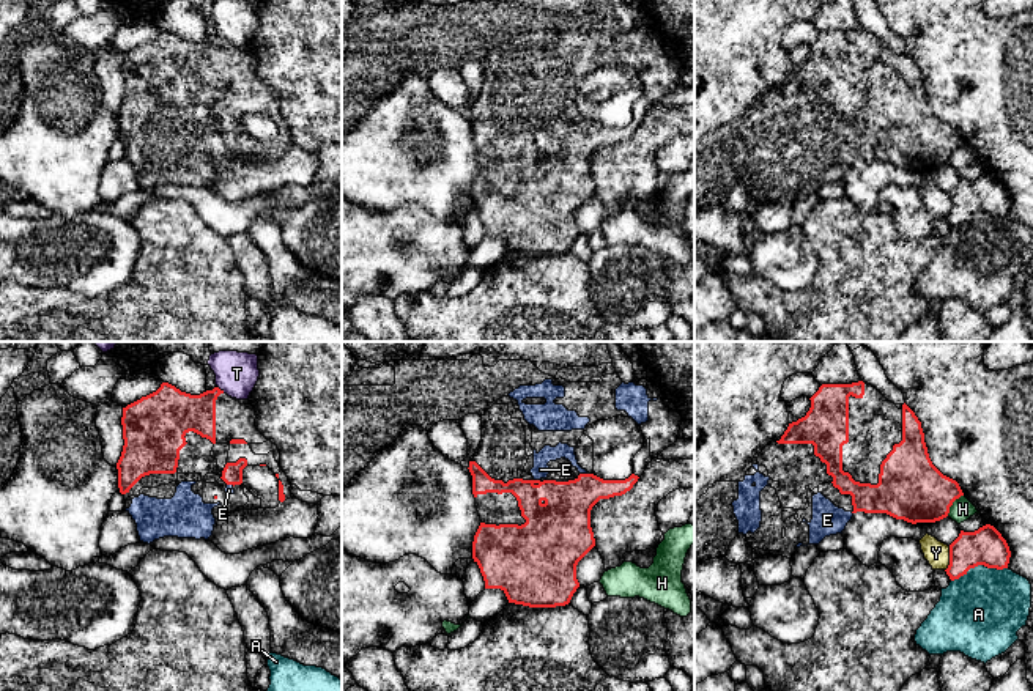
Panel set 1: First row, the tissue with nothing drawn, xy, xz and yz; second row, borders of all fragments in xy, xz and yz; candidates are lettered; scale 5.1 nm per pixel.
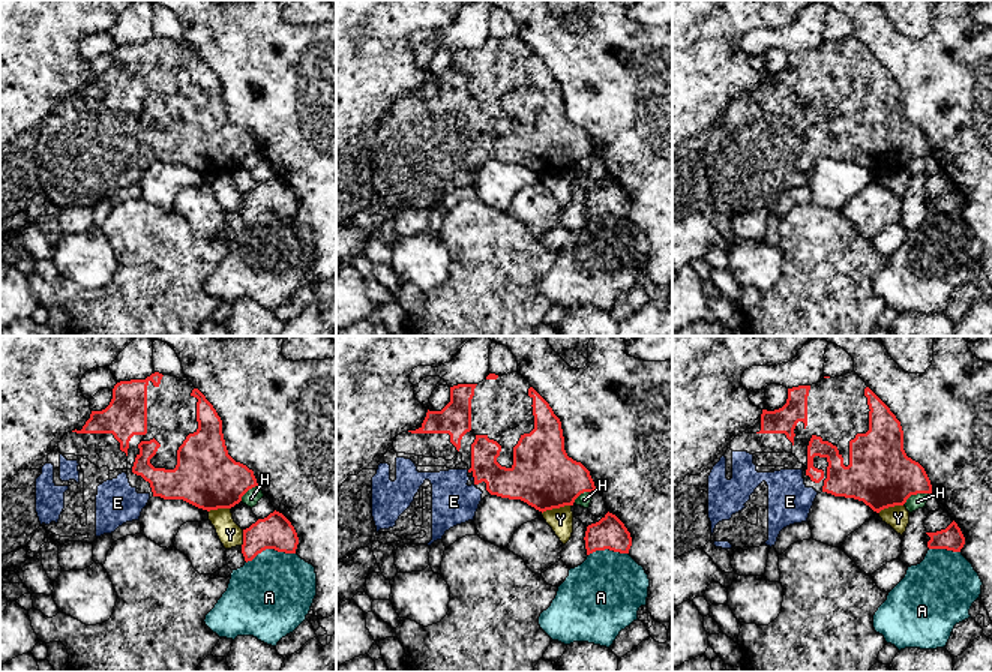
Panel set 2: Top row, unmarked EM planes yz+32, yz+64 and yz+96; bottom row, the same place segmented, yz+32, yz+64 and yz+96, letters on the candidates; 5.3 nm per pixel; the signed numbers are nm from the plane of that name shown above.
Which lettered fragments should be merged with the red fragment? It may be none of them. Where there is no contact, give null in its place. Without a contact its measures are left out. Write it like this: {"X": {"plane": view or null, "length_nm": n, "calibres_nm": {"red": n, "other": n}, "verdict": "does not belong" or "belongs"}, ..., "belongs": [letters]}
{"A": {"plane": "yz", "length_nm": 300, "calibres_nm": {"red": 190, "other": 420}, "verdict": "does not belong"}, "E": {"plane": "xz", "length_nm": 50, "calibres_nm": {"red": 260, "other": 90}, "verdict": "belongs"}, "H": {"plane": "yz", "length_nm": 140, "calibres_nm": {"red": 320, "other": 110}, "verdict": "does not belong"}, "T": {"plane": "xy", "length_nm": 50, "calibres_nm": {"red": 220, "other": 220}, "verdict": "does not belong"}, "Y": {"plane": "yz", "length_nm": 130, "calibres_nm": {"red": 190, "other": 120}, "verdict": "does not belong"}, "belongs": ["E"]}

